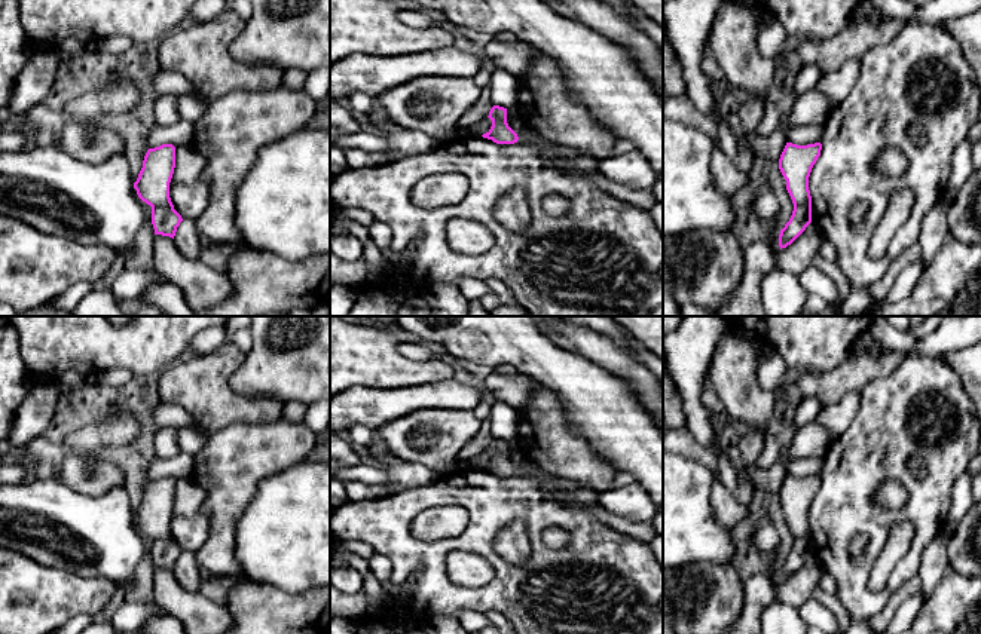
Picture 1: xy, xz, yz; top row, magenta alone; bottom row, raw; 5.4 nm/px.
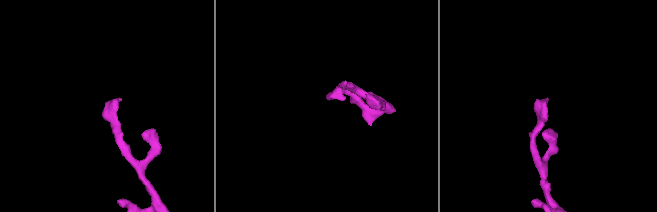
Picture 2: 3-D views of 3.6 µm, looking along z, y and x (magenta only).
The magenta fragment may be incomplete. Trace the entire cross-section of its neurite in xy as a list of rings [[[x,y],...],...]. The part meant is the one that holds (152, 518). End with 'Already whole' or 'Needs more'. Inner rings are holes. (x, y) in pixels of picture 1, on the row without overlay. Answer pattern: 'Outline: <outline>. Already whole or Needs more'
Outline: [[[172,477],[149,481],[138,511],[134,515],[138,530],[152,539],[155,567],[169,569],[172,572],[183,554],[169,530],[169,515],[174,500],[175,480]]]. Already whole

